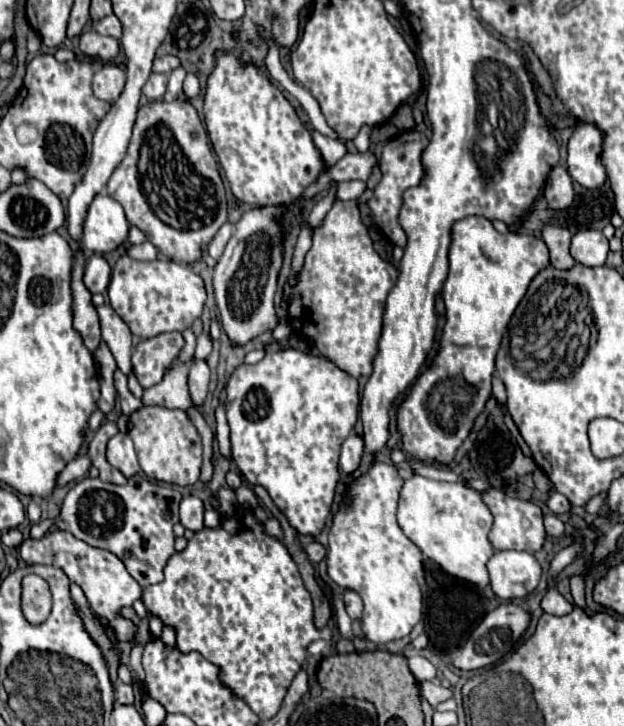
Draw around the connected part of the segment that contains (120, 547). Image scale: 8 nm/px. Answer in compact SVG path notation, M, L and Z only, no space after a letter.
M134 475L126 485L112 485L100 479L82 479L64 499L60 519L68 523L74 537L92 547L114 553L128 569L128 573L142 585L164 581L164 567L174 555L174 525L180 523L178 505L180 491L172 485L156 483L144 475Z

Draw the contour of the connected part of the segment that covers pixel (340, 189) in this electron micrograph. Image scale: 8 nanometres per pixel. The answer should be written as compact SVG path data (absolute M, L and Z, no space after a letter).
M346 181L346 183L340 183L336 187L336 199L340 201L350 201L350 199L358 199L366 189L366 183L362 181Z

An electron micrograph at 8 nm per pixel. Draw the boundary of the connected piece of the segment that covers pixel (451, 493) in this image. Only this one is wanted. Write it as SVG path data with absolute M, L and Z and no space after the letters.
M412 475L404 481L398 503L398 525L404 535L446 573L462 577L474 585L488 585L488 559L496 553L488 533L492 529L492 513L482 499L482 493L464 483L432 481Z

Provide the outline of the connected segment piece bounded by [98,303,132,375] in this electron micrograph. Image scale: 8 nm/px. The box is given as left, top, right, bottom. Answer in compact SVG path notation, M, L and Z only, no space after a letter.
M108 303L98 307L98 317L100 317L100 325L102 325L102 339L110 347L110 351L118 363L118 369L124 375L130 375L132 373L132 363L130 363L132 333L128 329L128 325L114 313L114 309Z

